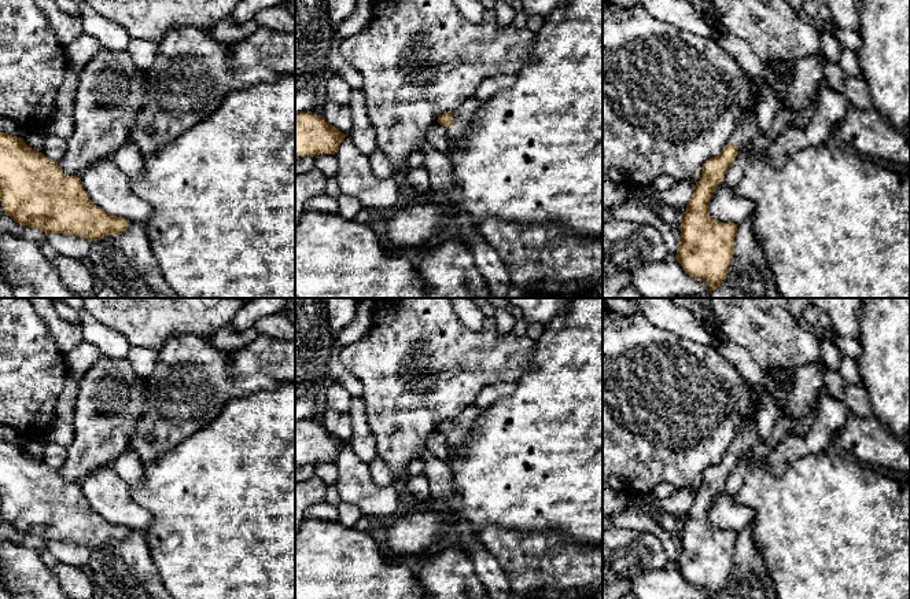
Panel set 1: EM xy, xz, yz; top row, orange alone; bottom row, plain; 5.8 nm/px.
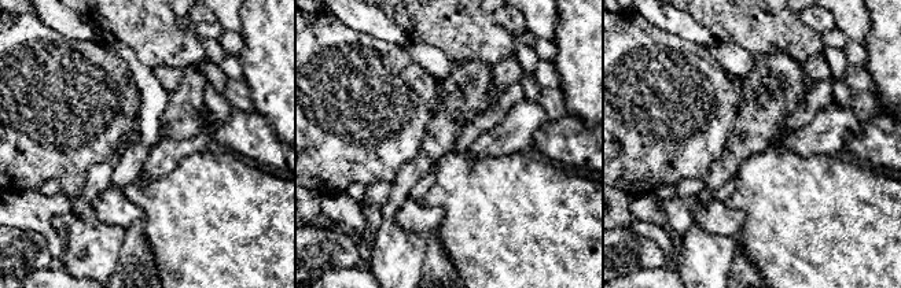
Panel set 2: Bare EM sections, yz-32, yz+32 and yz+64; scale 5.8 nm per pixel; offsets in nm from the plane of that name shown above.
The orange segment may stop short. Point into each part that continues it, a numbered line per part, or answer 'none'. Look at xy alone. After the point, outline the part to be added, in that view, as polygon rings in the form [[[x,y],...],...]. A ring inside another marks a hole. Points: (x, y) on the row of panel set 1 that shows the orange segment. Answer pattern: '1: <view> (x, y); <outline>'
none

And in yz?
1: yz (747, 129); [[[752,81],[754,102],[737,124],[730,142],[738,148],[749,144],[755,137],[760,135],[758,120],[756,120],[756,99],[758,99],[758,84]]]

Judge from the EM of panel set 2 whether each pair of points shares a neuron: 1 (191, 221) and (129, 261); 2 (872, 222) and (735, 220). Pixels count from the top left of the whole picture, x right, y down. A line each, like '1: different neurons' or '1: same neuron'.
1: different neurons
2: different neurons

